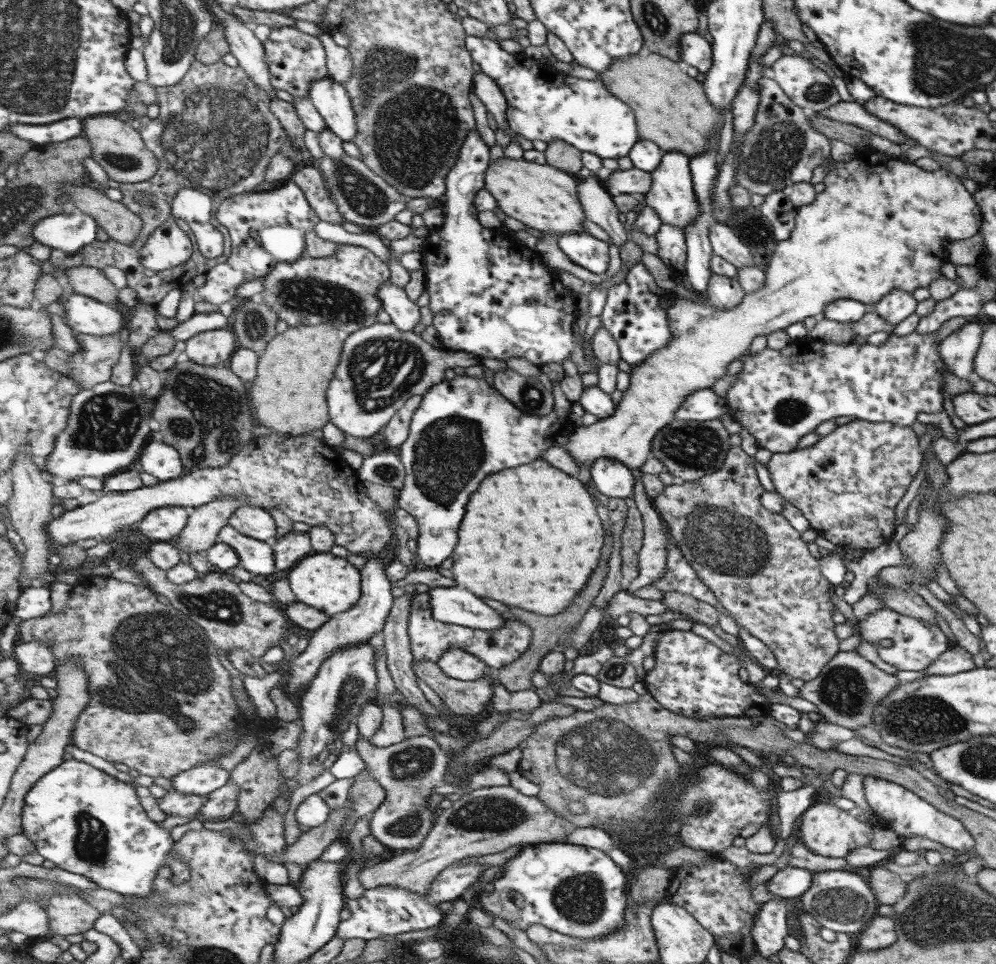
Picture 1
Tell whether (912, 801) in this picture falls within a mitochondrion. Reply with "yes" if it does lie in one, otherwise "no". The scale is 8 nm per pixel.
no

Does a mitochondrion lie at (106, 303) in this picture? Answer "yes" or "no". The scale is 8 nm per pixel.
no

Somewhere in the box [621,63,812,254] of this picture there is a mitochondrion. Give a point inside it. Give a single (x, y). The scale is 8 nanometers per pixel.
(776, 151)

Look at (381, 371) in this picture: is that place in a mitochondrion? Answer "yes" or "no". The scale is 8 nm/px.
yes

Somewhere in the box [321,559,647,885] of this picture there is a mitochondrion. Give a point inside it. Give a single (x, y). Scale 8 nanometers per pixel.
(412, 767)

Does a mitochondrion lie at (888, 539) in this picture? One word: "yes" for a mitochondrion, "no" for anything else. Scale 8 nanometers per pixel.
no

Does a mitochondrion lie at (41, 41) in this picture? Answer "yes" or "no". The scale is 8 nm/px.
yes

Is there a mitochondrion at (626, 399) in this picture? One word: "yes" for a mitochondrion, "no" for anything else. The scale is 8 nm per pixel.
no

